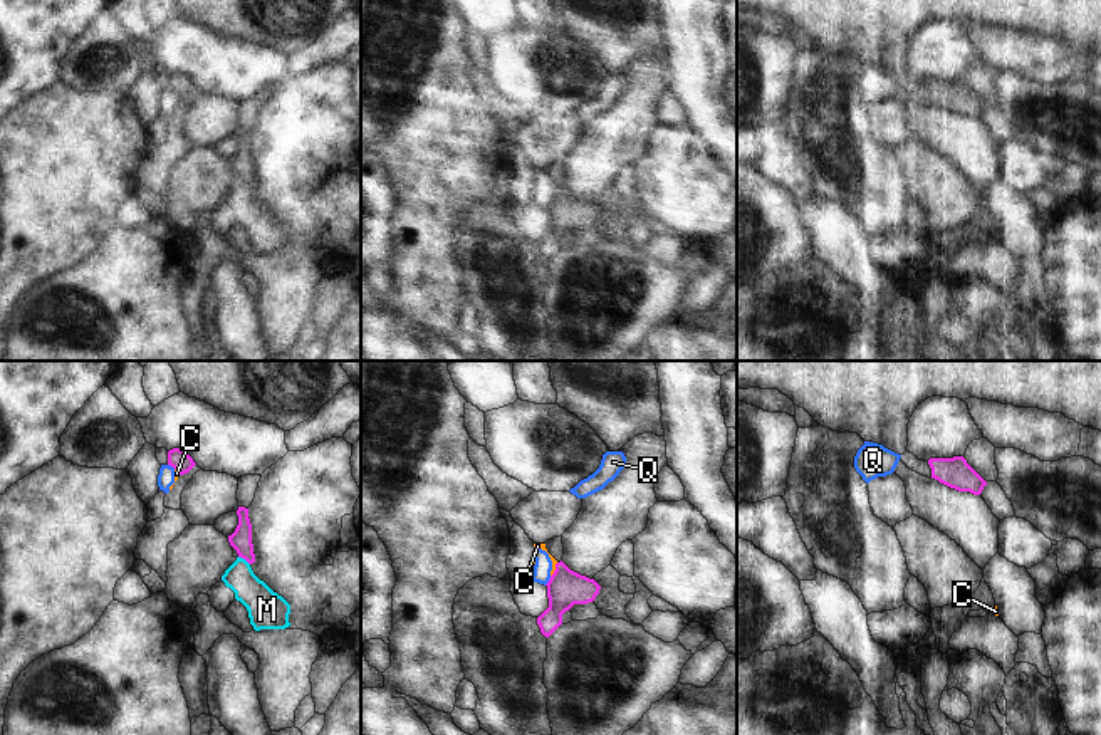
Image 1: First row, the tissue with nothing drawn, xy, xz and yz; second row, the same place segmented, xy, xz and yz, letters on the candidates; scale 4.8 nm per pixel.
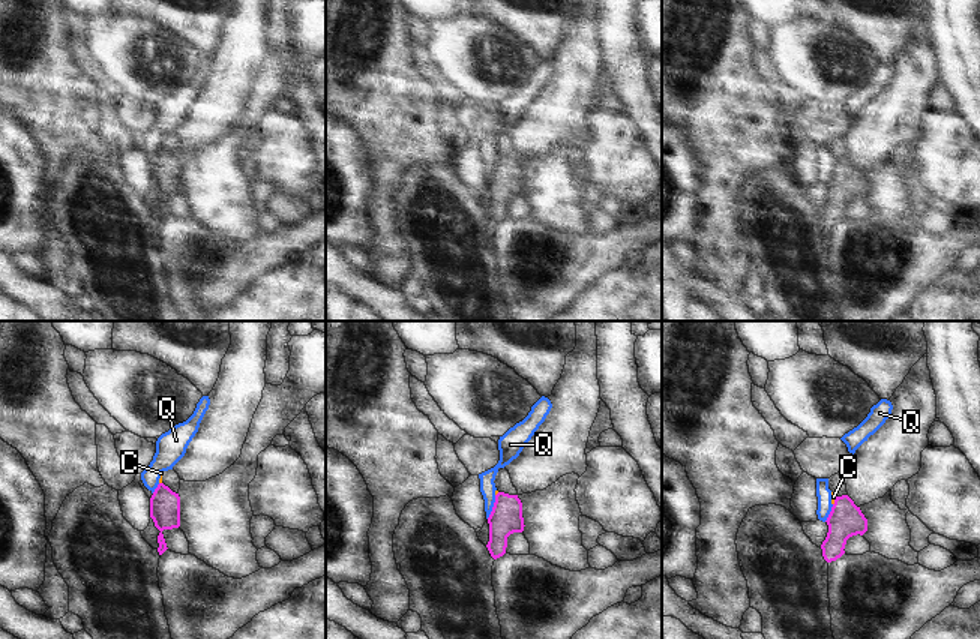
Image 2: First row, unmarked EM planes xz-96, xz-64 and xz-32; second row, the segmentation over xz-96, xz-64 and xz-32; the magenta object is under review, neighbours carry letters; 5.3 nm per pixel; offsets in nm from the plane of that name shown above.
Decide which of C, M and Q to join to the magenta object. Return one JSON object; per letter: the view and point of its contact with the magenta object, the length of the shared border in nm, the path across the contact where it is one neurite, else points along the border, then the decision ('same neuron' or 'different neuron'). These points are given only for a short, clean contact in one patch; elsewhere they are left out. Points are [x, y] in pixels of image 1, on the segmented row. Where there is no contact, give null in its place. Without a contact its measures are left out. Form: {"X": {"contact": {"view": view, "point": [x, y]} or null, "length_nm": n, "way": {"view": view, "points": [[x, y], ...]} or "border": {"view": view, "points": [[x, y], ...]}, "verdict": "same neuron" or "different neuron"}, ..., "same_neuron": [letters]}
{"C": {"contact": {"view": "xz", "point": [556, 569]}, "length_nm": 80, "border": {"view": "xz", "points": [[558, 562], [551, 576]]}, "verdict": "different neuron"}, "M": {"contact": {"view": "xy", "point": [244, 557]}, "length_nm": 70, "border": {"view": "xy", "points": [[239, 556], [249, 564]]}, "verdict": "different neuron"}, "Q": {"contact": {"view": "xz", "point": [549, 581]}, "length_nm": 60, "border": {"view": "xz", "points": [[551, 576], [544, 584]]}, "verdict": "different neuron"}, "same_neuron": []}

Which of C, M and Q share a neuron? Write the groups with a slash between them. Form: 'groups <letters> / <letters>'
groups C Q / M

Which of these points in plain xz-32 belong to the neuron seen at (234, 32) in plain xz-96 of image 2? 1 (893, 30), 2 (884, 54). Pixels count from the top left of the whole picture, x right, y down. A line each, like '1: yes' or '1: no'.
1: no
2: no

